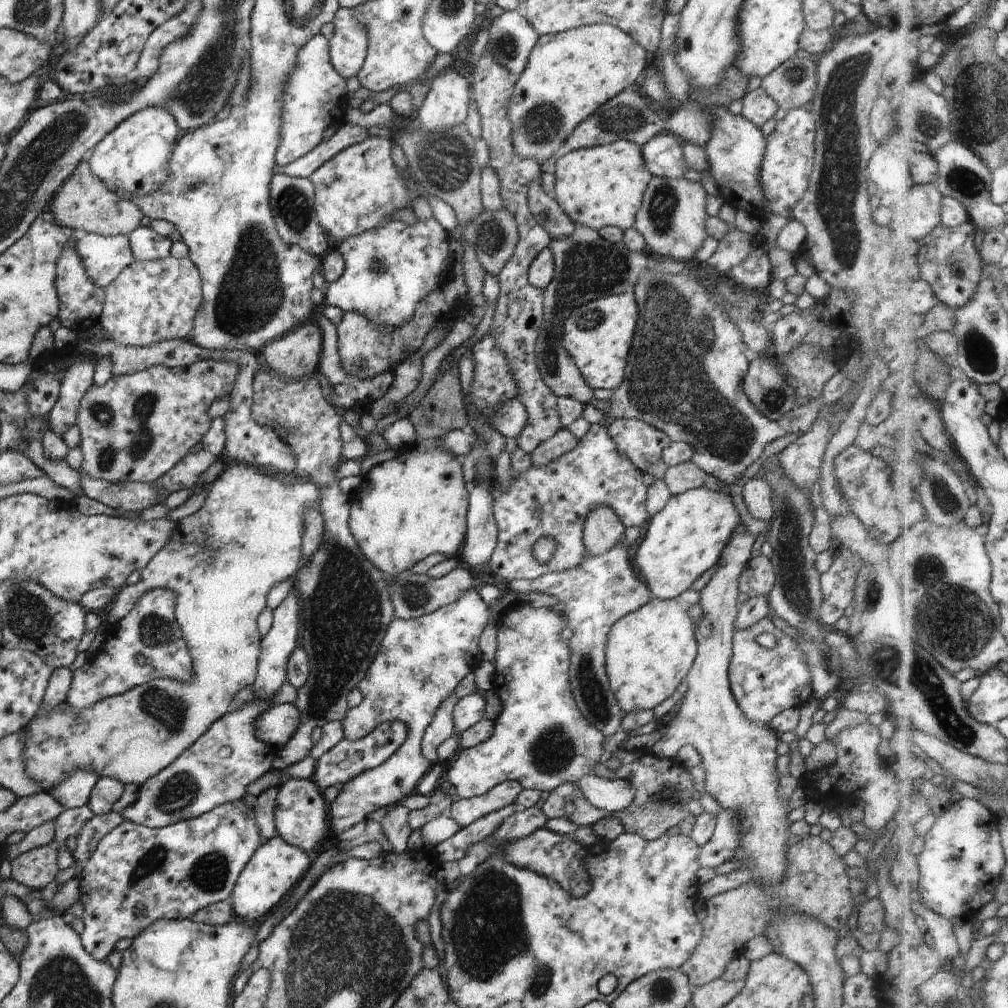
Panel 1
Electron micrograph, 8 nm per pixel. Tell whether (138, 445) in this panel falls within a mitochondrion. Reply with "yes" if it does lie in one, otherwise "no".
yes

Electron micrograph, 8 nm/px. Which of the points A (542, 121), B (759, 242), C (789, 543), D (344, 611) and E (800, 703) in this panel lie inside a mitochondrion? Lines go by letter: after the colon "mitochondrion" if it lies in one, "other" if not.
A: mitochondrion
B: other
C: mitochondrion
D: mitochondrion
E: other

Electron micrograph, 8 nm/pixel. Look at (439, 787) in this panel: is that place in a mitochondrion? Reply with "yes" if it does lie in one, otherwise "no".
no

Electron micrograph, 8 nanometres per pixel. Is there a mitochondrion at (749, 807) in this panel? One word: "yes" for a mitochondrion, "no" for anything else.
no

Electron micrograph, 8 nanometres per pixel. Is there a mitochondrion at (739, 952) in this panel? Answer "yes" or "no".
no

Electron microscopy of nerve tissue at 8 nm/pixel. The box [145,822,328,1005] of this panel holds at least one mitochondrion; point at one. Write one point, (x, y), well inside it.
(208, 873)

